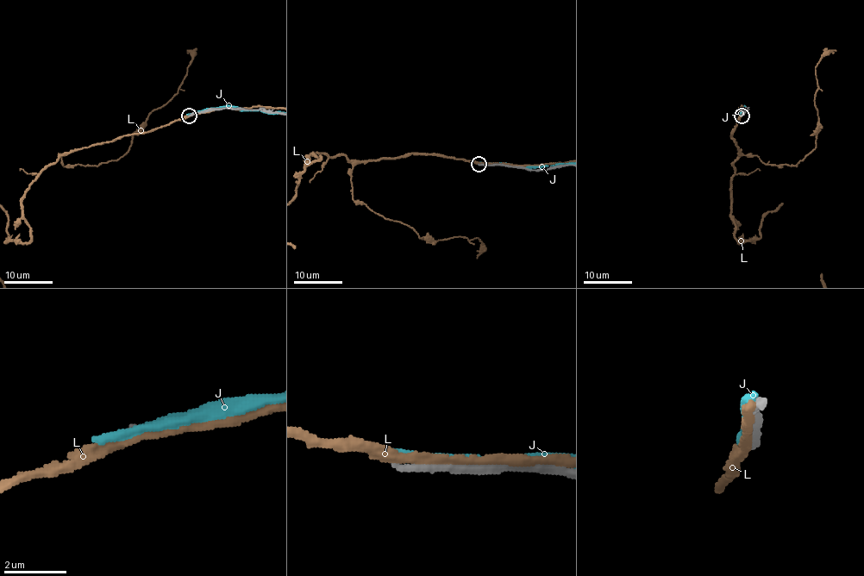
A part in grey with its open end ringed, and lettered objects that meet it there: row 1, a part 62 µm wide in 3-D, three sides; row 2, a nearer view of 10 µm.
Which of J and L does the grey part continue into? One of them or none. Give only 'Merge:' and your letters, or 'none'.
Merge: none

